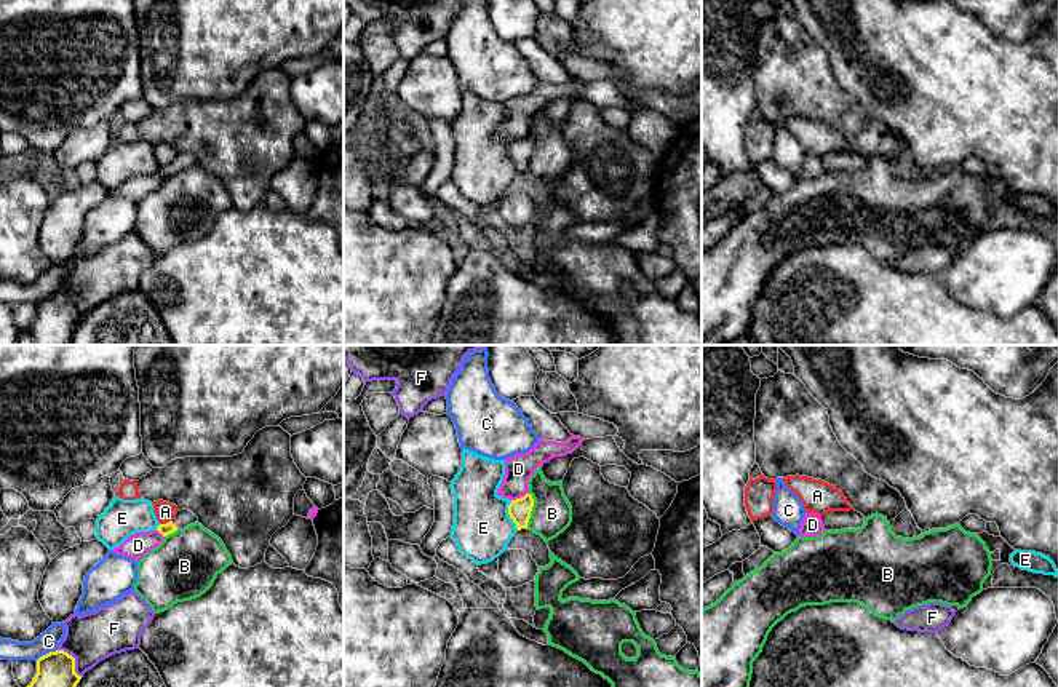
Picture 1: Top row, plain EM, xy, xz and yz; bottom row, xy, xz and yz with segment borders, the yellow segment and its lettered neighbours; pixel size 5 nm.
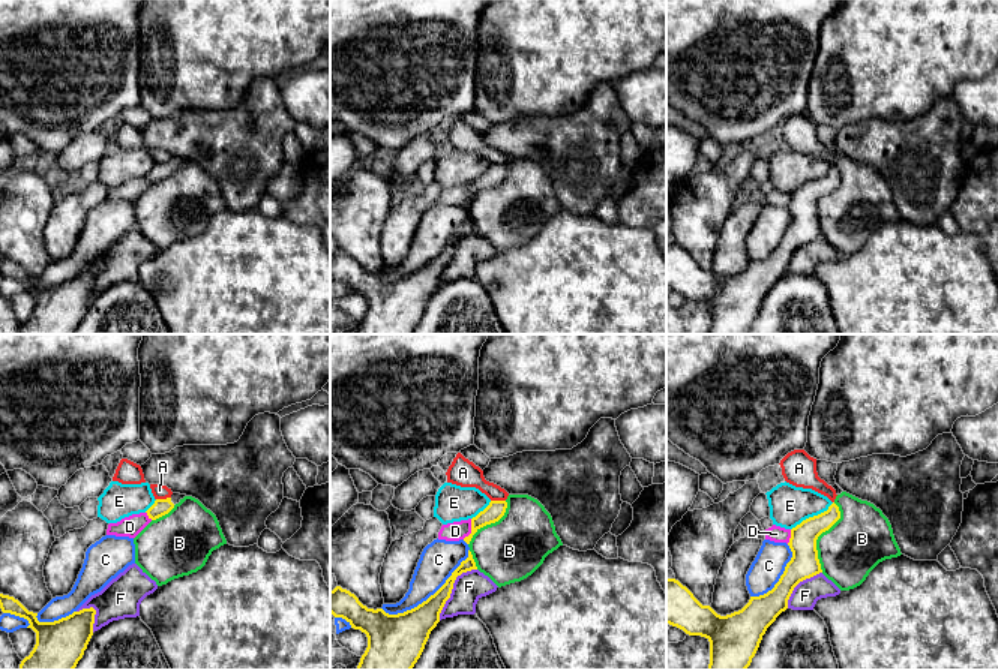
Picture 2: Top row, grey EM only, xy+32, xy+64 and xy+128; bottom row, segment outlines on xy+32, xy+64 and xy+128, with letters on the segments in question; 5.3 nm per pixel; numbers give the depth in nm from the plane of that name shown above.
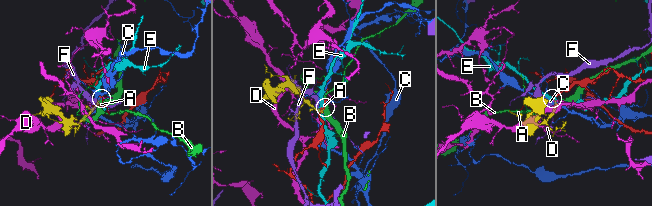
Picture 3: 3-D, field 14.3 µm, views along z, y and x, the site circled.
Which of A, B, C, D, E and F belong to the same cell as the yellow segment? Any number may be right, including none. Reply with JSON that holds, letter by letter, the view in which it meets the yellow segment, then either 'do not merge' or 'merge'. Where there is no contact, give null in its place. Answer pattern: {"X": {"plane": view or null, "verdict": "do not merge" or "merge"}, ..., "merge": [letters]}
{"A": {"plane": "xy", "verdict": "do not merge"}, "B": {"plane": "xz", "verdict": "do not merge"}, "C": {"plane": "xy", "verdict": "do not merge"}, "D": {"plane": "xz", "verdict": "do not merge"}, "E": {"plane": "xz", "verdict": "do not merge"}, "F": {"plane": "xy", "verdict": "do not merge"}, "merge": []}

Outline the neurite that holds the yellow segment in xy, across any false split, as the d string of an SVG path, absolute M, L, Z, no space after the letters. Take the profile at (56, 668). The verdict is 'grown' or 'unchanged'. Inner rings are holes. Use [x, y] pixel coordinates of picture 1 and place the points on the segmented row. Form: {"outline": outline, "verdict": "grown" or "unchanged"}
{"outline": "M64 650L50 652L37 660L37 674L27 687L77 687L75 658Z", "verdict": "unchanged"}

